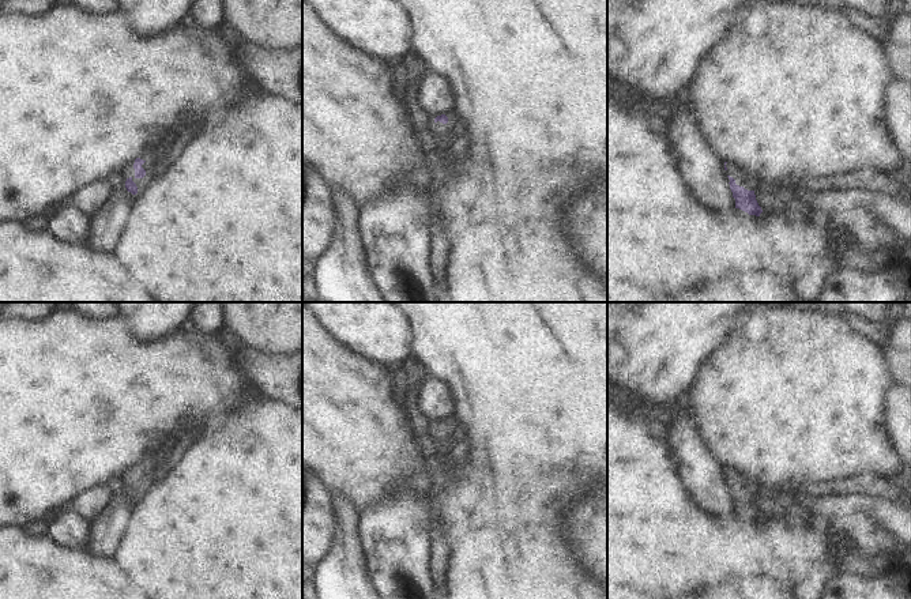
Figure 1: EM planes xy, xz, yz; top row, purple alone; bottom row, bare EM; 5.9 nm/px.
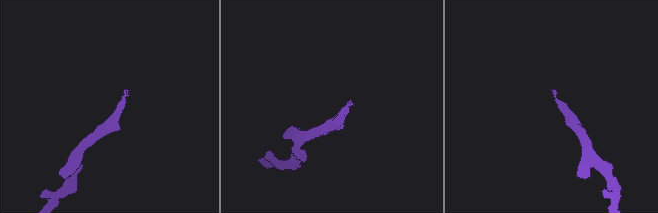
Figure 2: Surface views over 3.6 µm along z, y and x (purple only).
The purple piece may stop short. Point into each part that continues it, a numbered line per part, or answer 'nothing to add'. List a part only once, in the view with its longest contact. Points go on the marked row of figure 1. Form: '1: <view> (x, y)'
1: xy (151, 154)

